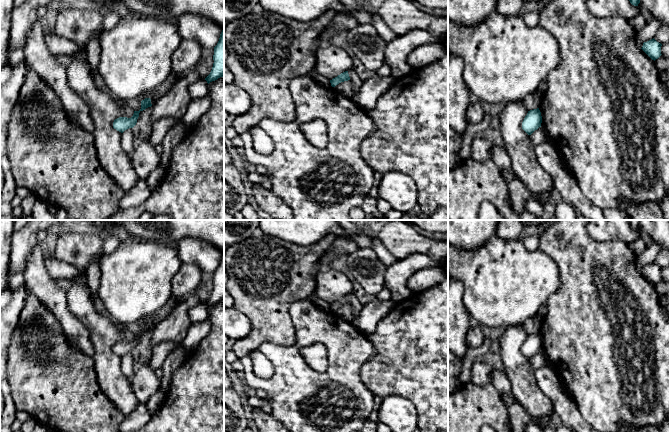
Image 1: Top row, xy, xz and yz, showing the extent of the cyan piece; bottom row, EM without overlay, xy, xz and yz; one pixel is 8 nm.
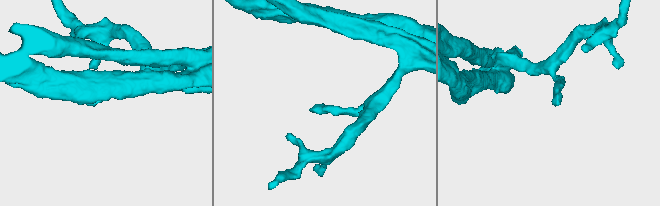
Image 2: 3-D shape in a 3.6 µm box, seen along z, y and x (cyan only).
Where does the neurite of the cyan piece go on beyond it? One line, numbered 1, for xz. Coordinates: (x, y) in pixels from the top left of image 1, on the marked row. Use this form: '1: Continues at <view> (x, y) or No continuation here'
1: No continuation here

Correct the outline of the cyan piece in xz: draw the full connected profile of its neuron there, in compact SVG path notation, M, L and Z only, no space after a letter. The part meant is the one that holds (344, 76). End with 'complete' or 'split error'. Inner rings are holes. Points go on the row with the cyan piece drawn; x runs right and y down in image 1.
M345 71L345 72L341 73L340 75L338 75L337 77L330 80L330 83L331 83L332 87L335 87L339 83L348 81L348 80L350 80L350 77L349 77L348 71Z; complete

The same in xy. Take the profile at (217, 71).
M224 29L220 34L217 45L214 47L213 60L212 70L205 78L208 84L224 76Z; complete

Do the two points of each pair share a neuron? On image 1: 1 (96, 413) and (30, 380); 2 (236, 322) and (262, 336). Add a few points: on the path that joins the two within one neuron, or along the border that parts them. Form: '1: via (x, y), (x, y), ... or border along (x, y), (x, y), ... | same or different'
1: via (80, 408), (55, 383), (46, 380) | same
2: border along (237, 310), (247, 317), (251, 330), (236, 341) | different

